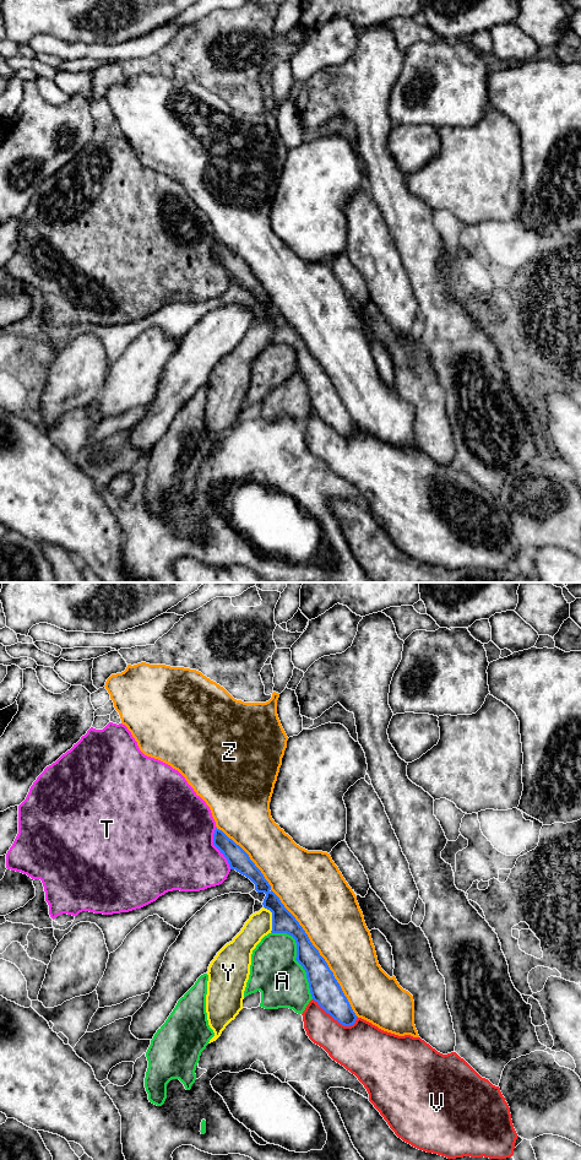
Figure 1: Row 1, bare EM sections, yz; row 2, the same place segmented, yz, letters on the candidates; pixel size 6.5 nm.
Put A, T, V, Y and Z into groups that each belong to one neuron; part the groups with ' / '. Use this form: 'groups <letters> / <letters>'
groups A Y / T / V / Z

